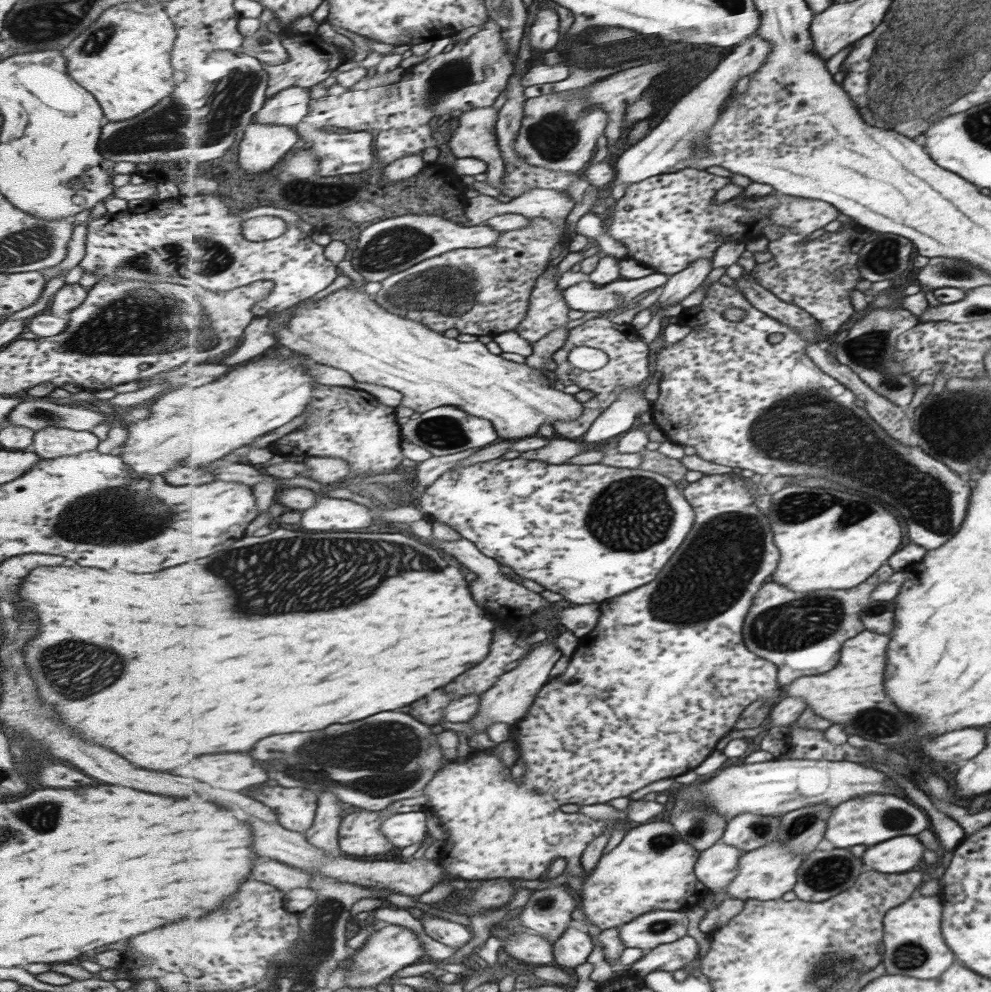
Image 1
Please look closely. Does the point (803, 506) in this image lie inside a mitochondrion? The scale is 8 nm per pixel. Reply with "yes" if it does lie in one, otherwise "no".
yes

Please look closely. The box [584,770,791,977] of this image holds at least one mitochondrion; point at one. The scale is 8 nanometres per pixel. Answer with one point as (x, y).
(659, 842)

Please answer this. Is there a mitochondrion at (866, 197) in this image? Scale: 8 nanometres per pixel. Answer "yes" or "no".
no

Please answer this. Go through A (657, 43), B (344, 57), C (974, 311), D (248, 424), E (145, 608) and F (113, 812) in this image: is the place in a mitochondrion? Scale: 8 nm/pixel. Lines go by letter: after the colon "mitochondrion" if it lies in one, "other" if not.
A: other
B: other
C: mitochondrion
D: other
E: other
F: other

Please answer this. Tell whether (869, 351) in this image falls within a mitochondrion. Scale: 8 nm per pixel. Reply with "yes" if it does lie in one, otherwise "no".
yes

